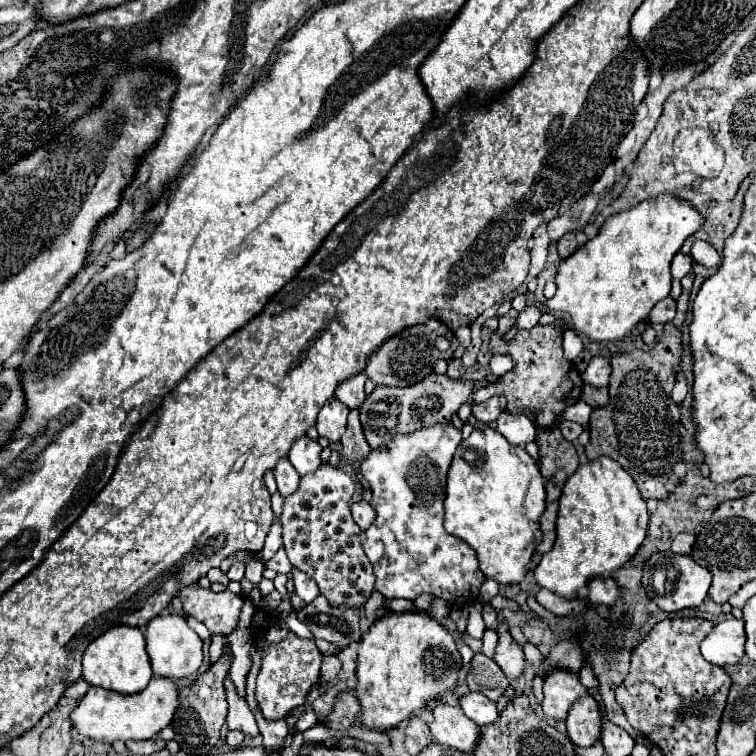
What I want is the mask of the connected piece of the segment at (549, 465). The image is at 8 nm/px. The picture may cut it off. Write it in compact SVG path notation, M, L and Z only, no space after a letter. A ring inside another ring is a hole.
M551 426L551 430L537 430L535 442L539 446L537 466L541 468L543 478L561 486L579 466L573 444L561 436L559 426Z

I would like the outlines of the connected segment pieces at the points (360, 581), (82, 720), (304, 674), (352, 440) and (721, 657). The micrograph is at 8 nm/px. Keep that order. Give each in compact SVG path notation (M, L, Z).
M323 462L315 474L301 476L299 490L295 490L295 494L283 498L281 522L283 522L283 546L287 558L293 564L293 568L305 572L317 582L321 594L329 600L331 606L361 608L369 598L369 594L373 592L373 584L375 584L371 564L367 556L363 556L363 548L361 548L361 542L365 540L365 532L353 522L349 510L349 500L355 494L355 488L357 488L355 480L347 472L331 466L329 462Z
M153 676L149 686L143 692L137 692L133 696L123 696L117 692L107 692L105 688L91 686L89 692L79 700L77 708L71 714L73 728L79 730L79 734L93 738L97 742L109 742L115 740L127 742L127 740L149 740L157 736L165 726L171 724L171 718L175 716L175 710L179 708L179 688L169 678Z
M289 632L281 642L263 644L255 698L267 720L279 720L287 716L291 710L305 704L307 694L319 682L321 660L323 654L315 646L315 640L301 640L293 632Z
M353 408L349 412L349 424L347 424L347 430L343 434L343 440L341 440L341 456L351 464L351 462L361 462L363 456L367 454L369 444L363 436L363 430L361 430L361 422L359 422L359 410Z
M729 618L719 622L711 634L701 642L701 654L715 666L735 664L745 654L745 624L743 620Z

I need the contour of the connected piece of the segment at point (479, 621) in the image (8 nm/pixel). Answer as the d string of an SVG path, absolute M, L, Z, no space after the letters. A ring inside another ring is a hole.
M481 602L469 604L469 622L467 622L465 632L473 638L481 638L483 632L485 632L485 624L483 624L483 618L481 618L481 608L483 608Z

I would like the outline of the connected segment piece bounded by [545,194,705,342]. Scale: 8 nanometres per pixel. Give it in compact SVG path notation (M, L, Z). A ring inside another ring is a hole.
M659 194L655 198L643 200L641 204L633 206L631 210L611 214L605 224L599 228L599 234L591 240L587 240L579 250L567 258L561 260L555 276L557 292L553 298L545 304L551 310L567 312L571 316L571 322L577 332L587 334L591 340L605 342L605 340L619 340L625 338L631 328L635 328L641 320L645 320L651 312L651 308L669 296L671 292L671 272L669 264L681 244L693 236L703 226L703 216L685 200L679 200L671 194Z

